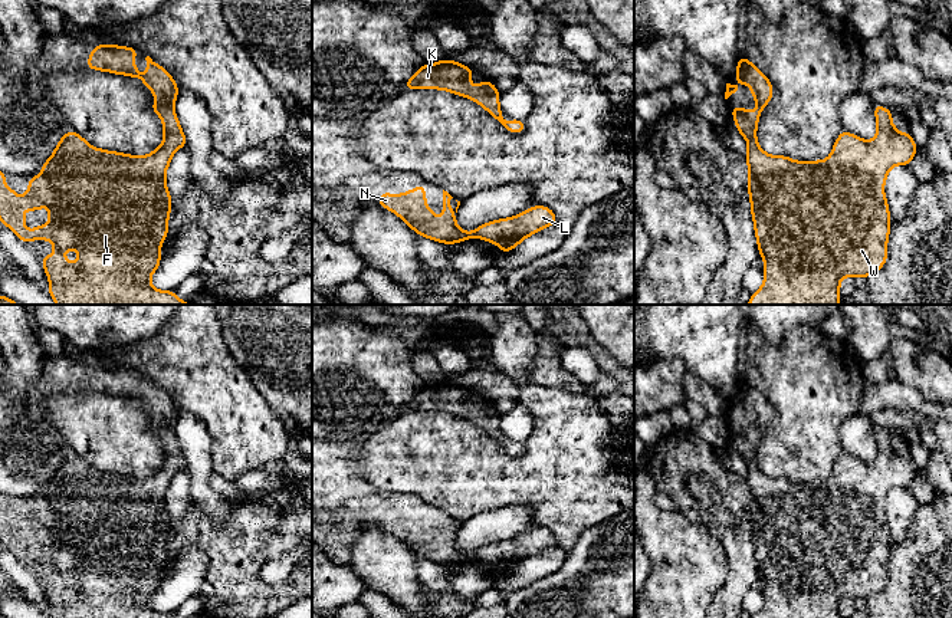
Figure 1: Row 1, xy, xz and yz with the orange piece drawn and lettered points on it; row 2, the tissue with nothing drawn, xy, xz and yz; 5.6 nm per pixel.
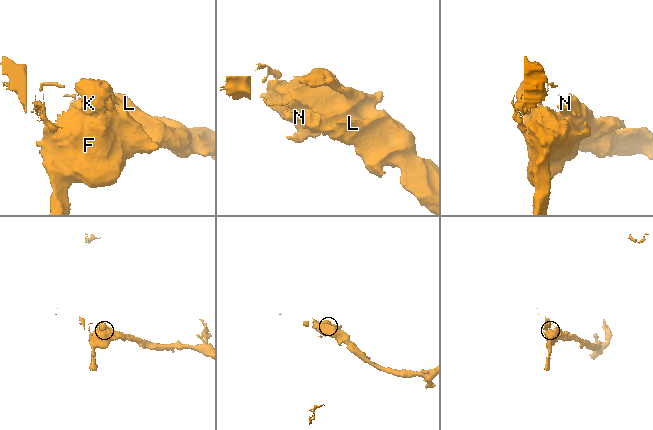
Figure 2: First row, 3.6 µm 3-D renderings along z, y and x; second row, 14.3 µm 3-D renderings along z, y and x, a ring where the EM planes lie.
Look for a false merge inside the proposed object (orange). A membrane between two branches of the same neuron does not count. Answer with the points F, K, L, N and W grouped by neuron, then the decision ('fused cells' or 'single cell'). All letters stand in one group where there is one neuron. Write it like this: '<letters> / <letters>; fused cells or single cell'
F K L N W; single cell

